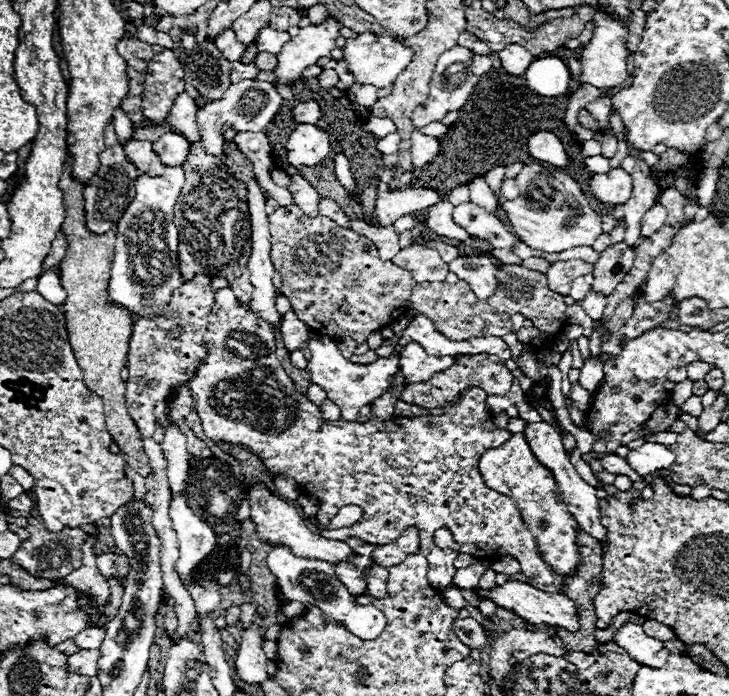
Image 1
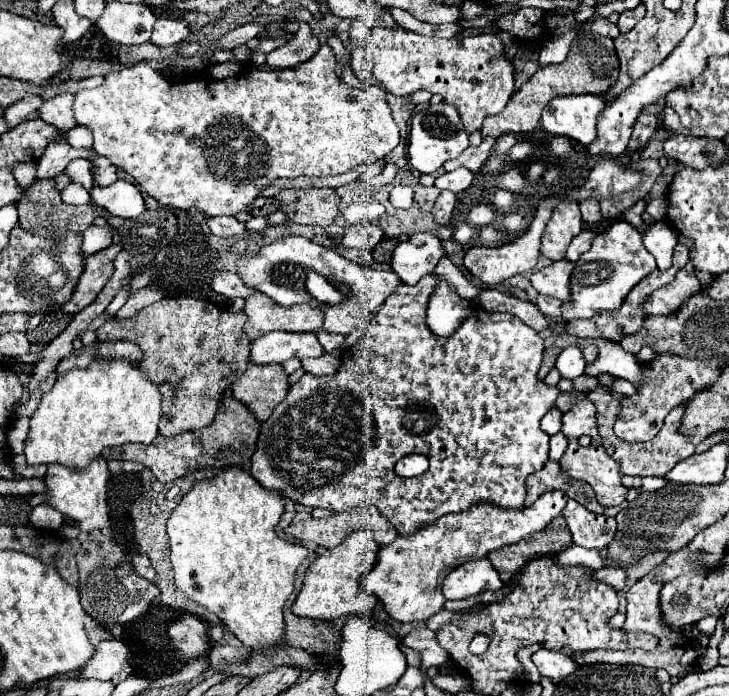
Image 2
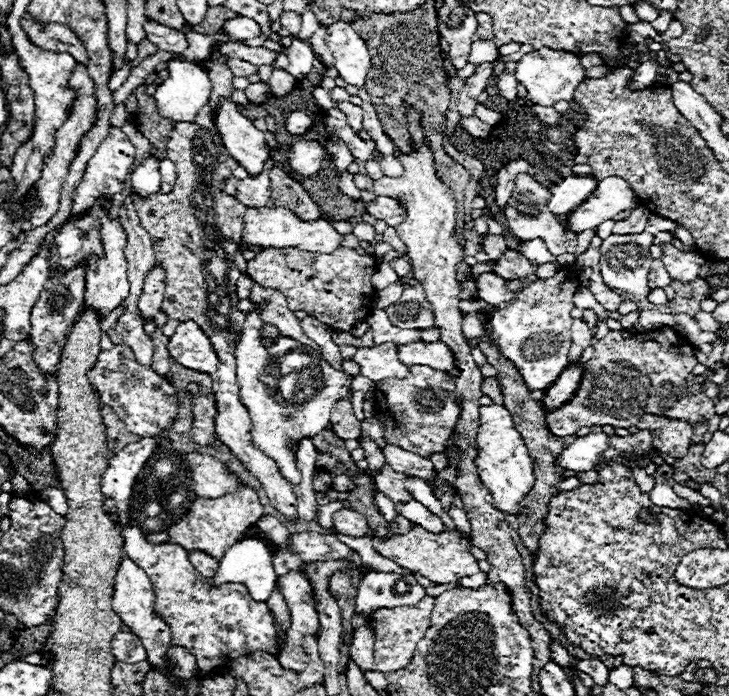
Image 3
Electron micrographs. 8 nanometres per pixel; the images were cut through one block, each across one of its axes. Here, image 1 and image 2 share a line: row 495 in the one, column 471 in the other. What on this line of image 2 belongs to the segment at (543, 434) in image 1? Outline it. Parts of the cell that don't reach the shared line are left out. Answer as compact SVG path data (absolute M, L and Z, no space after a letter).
M480 558L476 562L464 562L452 570L444 578L442 592L448 600L460 600L486 590L498 590L502 586L504 582L500 580L500 574L496 574L496 568L490 564L490 560Z

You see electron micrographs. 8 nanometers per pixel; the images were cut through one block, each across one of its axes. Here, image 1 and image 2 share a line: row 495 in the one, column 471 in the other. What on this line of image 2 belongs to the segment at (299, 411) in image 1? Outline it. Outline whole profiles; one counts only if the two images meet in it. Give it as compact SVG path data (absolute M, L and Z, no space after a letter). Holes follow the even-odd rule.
M426 274L416 286L398 286L396 294L388 296L384 306L372 316L364 336L342 354L340 368L330 376L312 376L304 374L292 388L288 390L286 398L274 408L272 416L262 424L258 446L252 456L252 476L266 488L280 490L284 498L290 498L296 504L312 506L312 508L326 508L332 512L344 512L346 508L356 506L376 506L398 530L398 534L412 534L420 524L430 524L436 518L448 512L462 512L474 502L486 500L498 504L502 508L522 508L526 488L526 478L540 470L548 460L548 434L542 432L540 420L542 416L554 406L556 398L560 396L558 386L546 386L544 380L538 378L538 370L544 358L544 338L530 326L526 326L520 318L506 312L486 312L482 306L476 306L472 314L464 320L464 326L450 334L448 338L436 338L424 322L428 298L432 296L432 286L436 286L438 276ZM406 454L424 454L430 460L430 468L414 478L402 478L394 472L394 466Z

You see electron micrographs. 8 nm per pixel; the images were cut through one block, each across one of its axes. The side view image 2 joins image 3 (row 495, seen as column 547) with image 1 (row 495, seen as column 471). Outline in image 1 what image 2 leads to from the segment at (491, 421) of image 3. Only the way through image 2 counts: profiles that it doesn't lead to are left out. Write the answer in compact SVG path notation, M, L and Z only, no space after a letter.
M512 434L512 438L502 446L486 450L486 454L482 454L480 458L480 470L482 476L486 478L486 486L514 498L516 506L522 510L522 516L526 518L526 524L530 526L530 532L538 542L538 550L542 550L542 560L546 560L556 574L572 576L582 560L576 544L580 526L568 512L558 492L554 476L546 466L542 466L536 460L524 434Z

